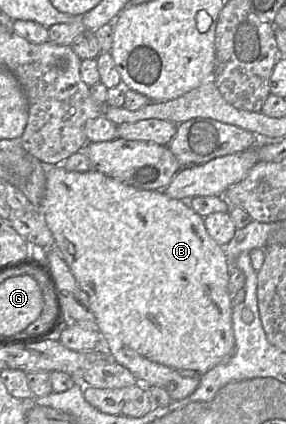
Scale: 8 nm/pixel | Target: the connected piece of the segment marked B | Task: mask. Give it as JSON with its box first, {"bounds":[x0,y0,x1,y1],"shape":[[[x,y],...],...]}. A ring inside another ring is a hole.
{"bounds":[38,165,235,401],"shape":[[[56,165],[48,168],[44,197],[38,209],[52,232],[56,249],[69,266],[80,288],[88,295],[90,308],[102,337],[102,346],[114,361],[133,373],[138,383],[160,387],[169,394],[172,401],[181,400],[197,389],[205,373],[232,355],[235,338],[232,302],[228,290],[229,272],[224,248],[211,238],[205,228],[203,217],[197,214],[188,202],[170,198],[162,190],[135,188],[95,169],[73,172],[67,171],[62,165]]]}

